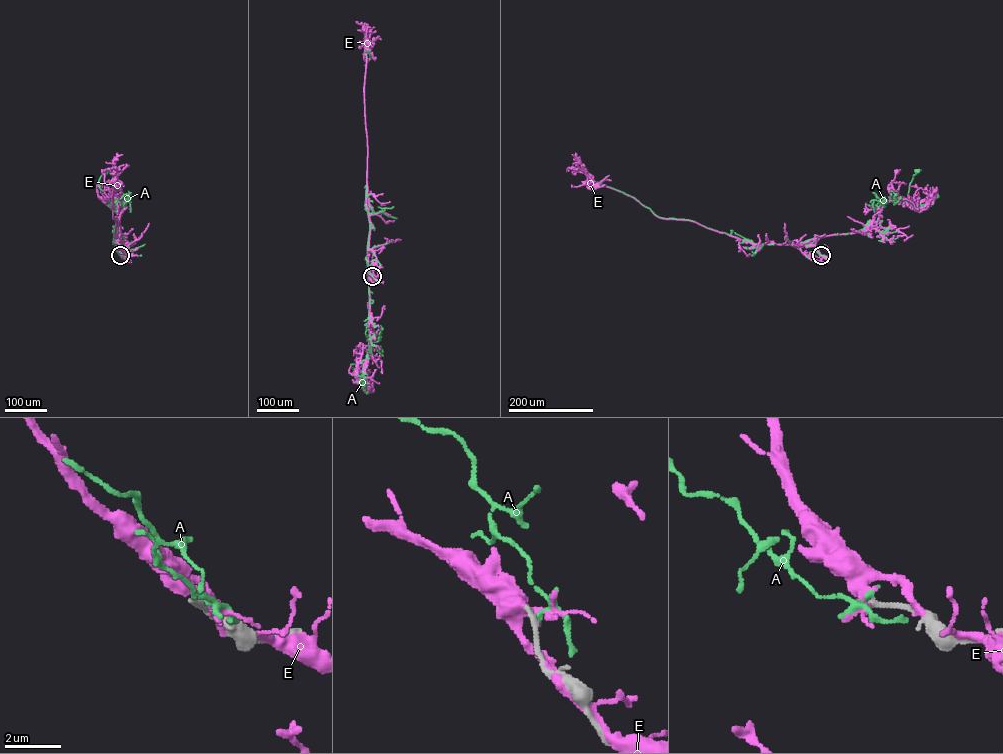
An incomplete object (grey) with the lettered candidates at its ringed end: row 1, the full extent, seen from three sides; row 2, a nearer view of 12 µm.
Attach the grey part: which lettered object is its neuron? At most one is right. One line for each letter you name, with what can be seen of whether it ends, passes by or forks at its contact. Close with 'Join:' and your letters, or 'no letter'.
Join: no letter

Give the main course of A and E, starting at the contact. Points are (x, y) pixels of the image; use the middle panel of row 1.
A: (372, 276), (369, 271), (368, 273), (367, 259), (370, 336), (367, 358), (350, 365), (358, 371)
E: (372, 276), (367, 263), (371, 340), (369, 346), (360, 343), (354, 351)

